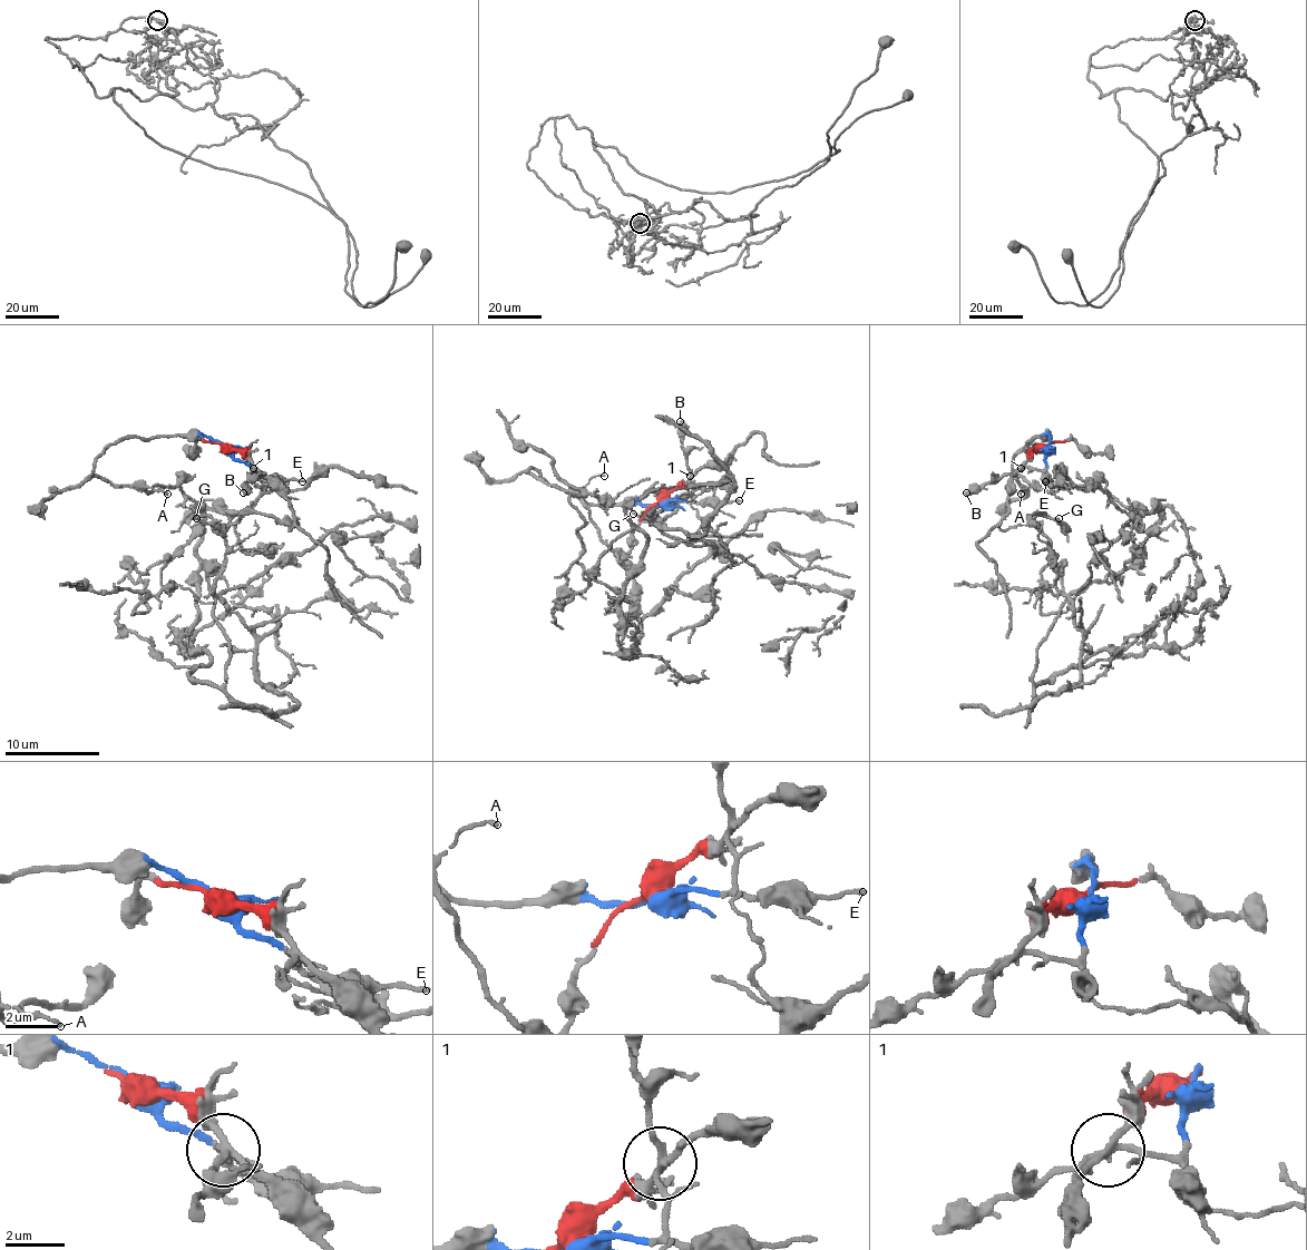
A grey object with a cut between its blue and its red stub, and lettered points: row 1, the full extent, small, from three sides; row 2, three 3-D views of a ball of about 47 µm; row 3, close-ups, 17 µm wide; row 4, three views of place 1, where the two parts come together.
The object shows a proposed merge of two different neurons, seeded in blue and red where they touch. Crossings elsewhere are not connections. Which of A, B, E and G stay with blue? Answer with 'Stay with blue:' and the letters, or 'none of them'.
Stay with blue: A, B, E

